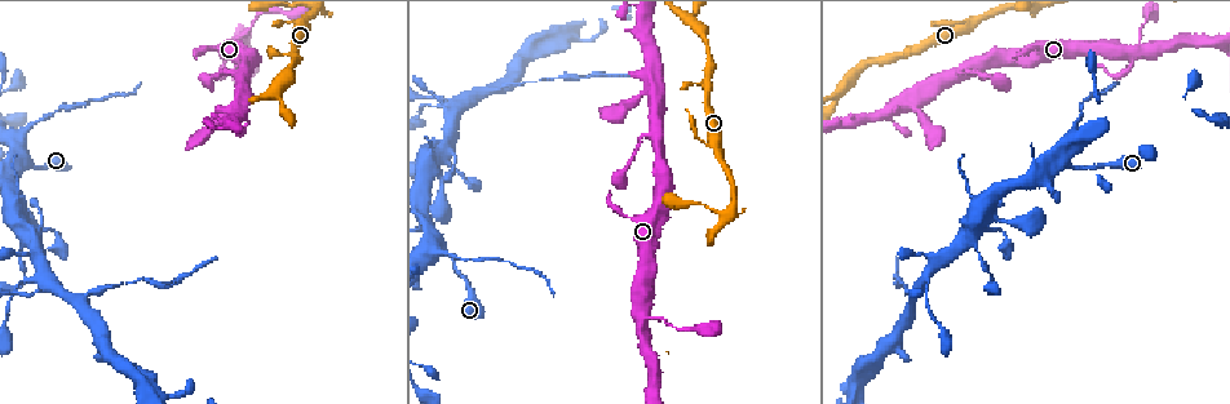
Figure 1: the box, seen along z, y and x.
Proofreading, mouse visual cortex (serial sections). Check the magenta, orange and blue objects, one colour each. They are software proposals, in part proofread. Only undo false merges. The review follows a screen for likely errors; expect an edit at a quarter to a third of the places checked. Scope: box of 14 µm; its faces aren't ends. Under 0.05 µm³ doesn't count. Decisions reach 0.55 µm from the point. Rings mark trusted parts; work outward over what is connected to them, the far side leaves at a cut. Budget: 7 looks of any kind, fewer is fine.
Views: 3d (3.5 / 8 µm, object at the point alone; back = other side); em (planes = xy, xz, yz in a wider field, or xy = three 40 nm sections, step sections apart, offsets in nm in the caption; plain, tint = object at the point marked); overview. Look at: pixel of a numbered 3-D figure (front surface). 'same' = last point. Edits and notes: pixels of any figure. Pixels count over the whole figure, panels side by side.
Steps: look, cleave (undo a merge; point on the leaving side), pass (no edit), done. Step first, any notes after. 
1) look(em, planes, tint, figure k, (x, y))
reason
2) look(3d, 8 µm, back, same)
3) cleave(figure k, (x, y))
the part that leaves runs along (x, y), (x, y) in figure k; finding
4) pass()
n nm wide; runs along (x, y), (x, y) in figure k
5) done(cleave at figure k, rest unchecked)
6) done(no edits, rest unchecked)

look(3d, 8 µm, back, figure 1, (643, 316))
small branch off a trunk

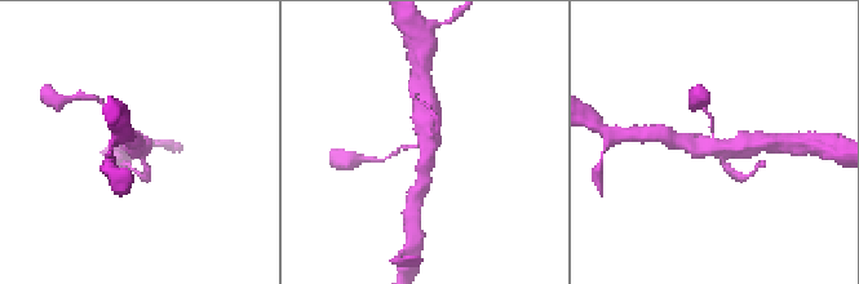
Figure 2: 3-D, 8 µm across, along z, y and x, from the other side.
look(em, planes, tint, figure 2, (714, 148))
need the tissue

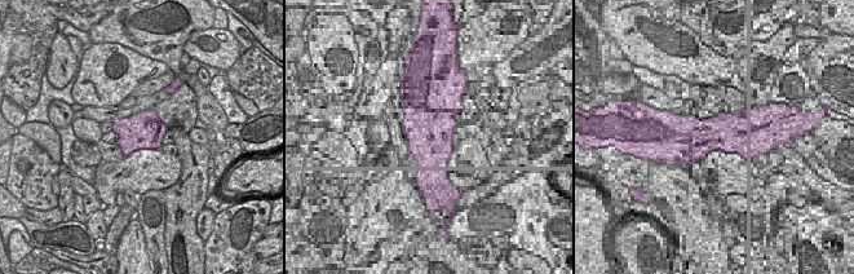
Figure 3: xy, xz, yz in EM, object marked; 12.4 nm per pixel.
pass()
runs along (428, 107), (428, 165), (423, 182) in figure 2; all the same cell

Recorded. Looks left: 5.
look(3d, 3.5 µm, figure 1, (690, 18))
three arms meet

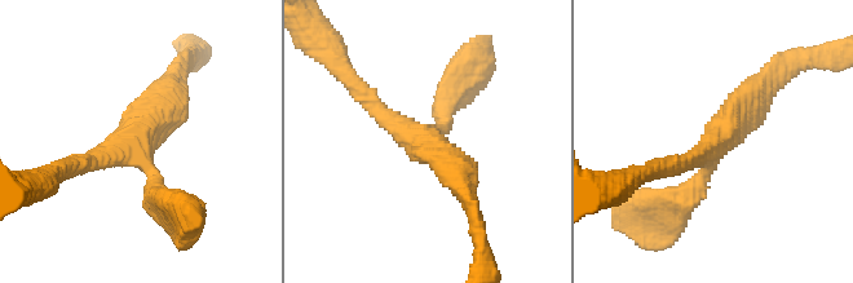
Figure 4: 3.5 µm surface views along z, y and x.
look(em, xy, step 1, tint, figure 4, (431, 142))
3 arms; arms of 200, 250, 400 nm

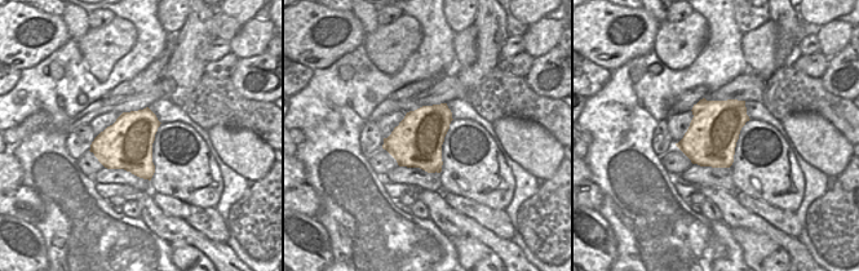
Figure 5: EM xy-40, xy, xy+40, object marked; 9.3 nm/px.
look(em, planes, tint, same)
another direction

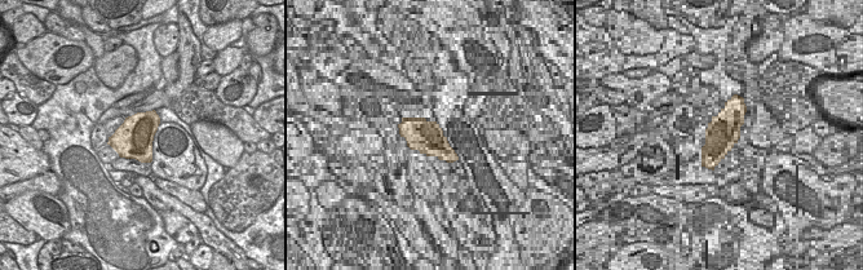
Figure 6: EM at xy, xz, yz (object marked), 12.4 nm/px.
pass()
all the same cell

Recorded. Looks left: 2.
look(3d, 8 µm, figure 1, (73, 301))
branch point

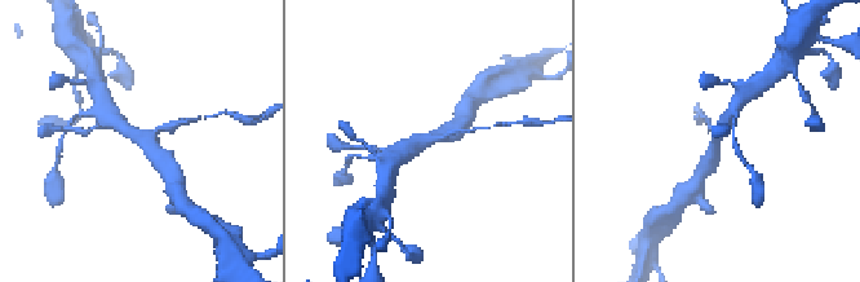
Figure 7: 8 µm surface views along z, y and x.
look(em, xy, step 1, tint, figure 7, (428, 139))
shape alone is not enough

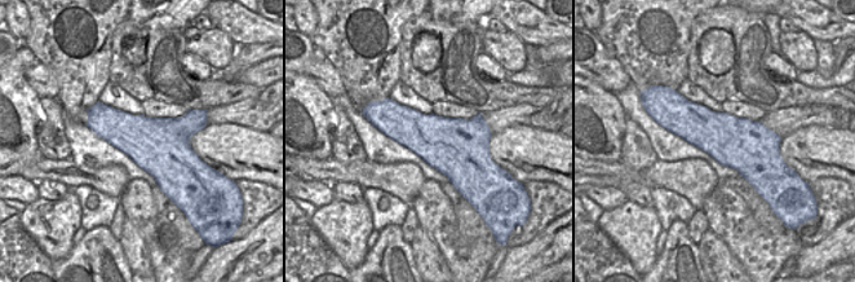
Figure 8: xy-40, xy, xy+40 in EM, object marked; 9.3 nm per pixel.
pass()
3 arms; arms of 150, 400, 450 nm; runs along (111, 118), (149, 145), (165, 167) in figure 7; all the same cell

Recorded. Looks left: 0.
done(no edits, rest unchecked)

